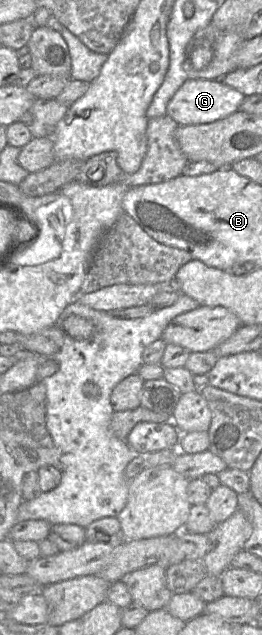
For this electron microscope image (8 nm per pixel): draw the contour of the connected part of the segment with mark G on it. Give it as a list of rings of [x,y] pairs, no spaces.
[[[187,79],[169,101],[166,115],[179,126],[208,124],[239,111],[244,98],[244,94],[224,84],[221,79]]]

